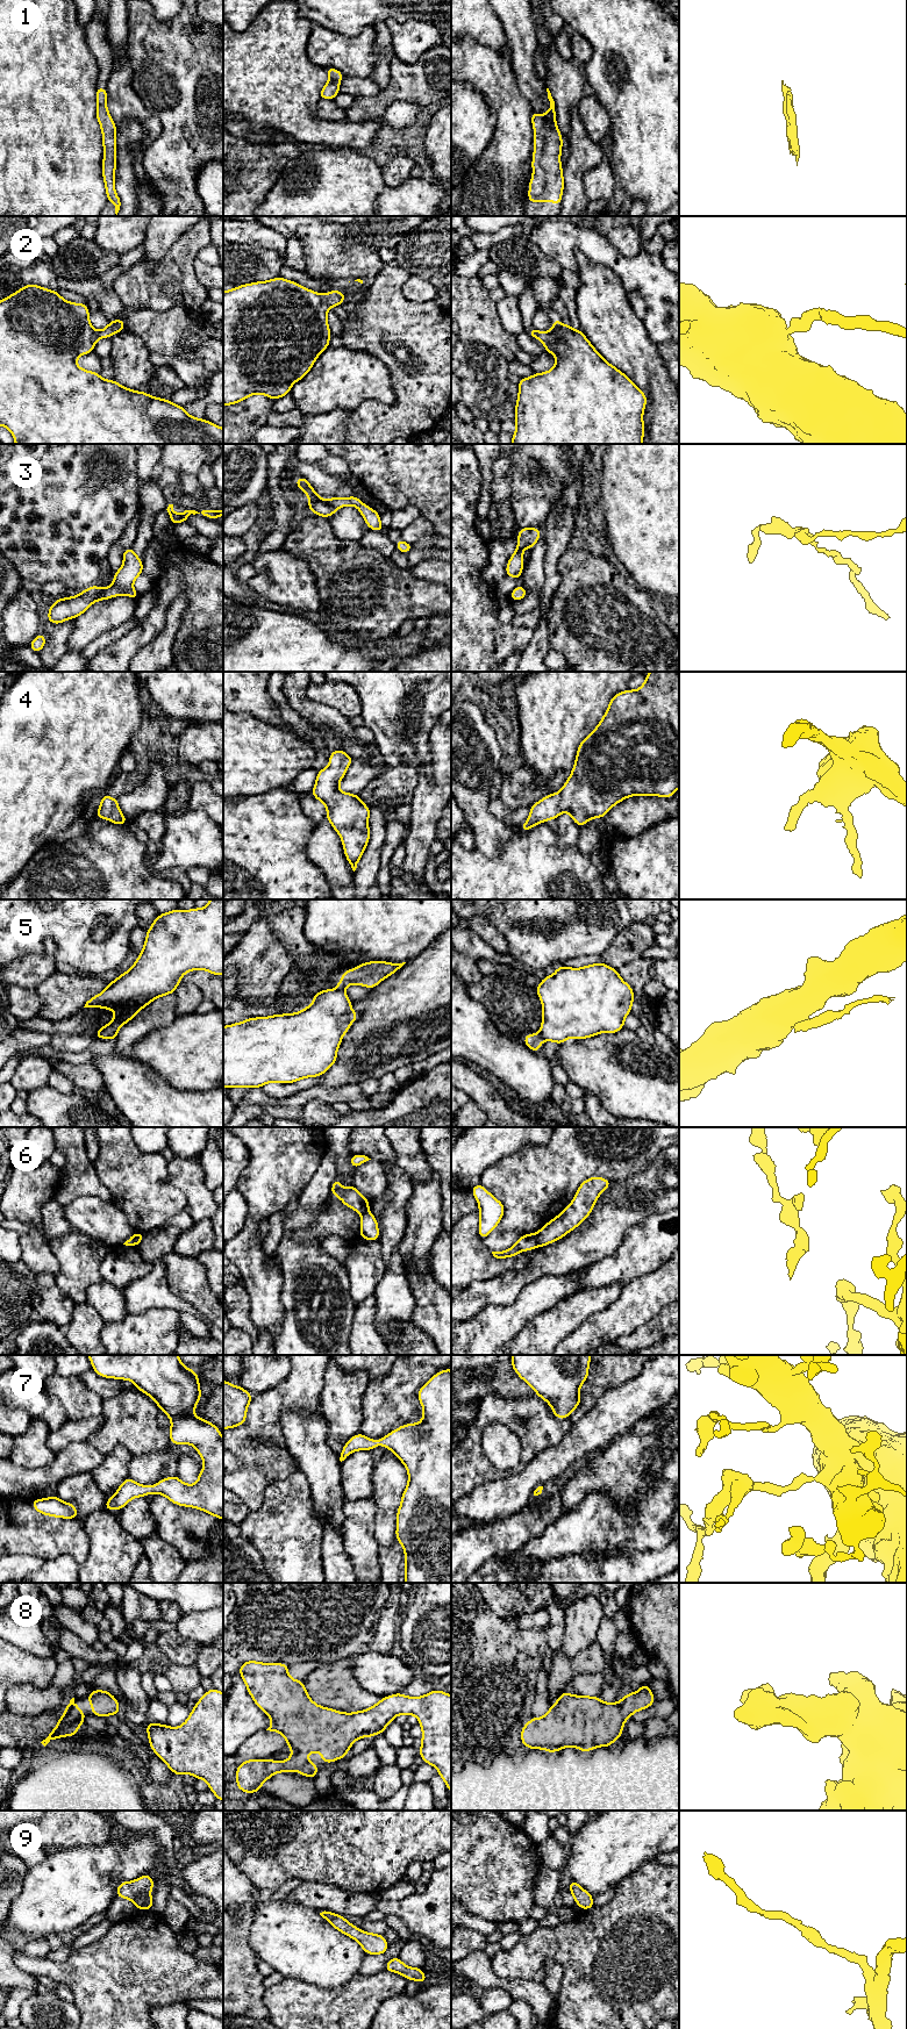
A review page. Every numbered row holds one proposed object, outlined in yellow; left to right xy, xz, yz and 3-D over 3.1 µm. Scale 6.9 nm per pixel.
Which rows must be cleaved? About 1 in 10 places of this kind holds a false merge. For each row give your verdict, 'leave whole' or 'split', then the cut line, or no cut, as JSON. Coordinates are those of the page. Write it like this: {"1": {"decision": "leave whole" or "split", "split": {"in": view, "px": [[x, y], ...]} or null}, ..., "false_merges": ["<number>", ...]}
{"1": {"decision": "leave whole", "split": null}, "2": {"decision": "leave whole", "split": null}, "3": {"decision": "leave whole", "split": null}, "4": {"decision": "leave whole", "split": null}, "5": {"decision": "split", "split": {"in": "yz", "px": [[538, 1033], [543, 1040]]}}, "6": {"decision": "split", "split": {"in": "yz", "px": [[536, 1233], [538, 1245]]}}, "7": {"decision": "leave whole", "split": null}, "8": {"decision": "leave whole", "split": null}, "9": {"decision": "leave whole", "split": null}, "false_merges": ["5", "6"]}

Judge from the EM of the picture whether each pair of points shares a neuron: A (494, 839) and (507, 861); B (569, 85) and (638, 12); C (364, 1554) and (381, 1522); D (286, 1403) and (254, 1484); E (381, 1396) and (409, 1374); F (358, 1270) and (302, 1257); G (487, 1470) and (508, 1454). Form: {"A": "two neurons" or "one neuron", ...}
{"A": "two neurons", "B": "two neurons", "C": "two neurons", "D": "one neuron", "E": "one neuron", "F": "two neurons", "G": "two neurons"}

